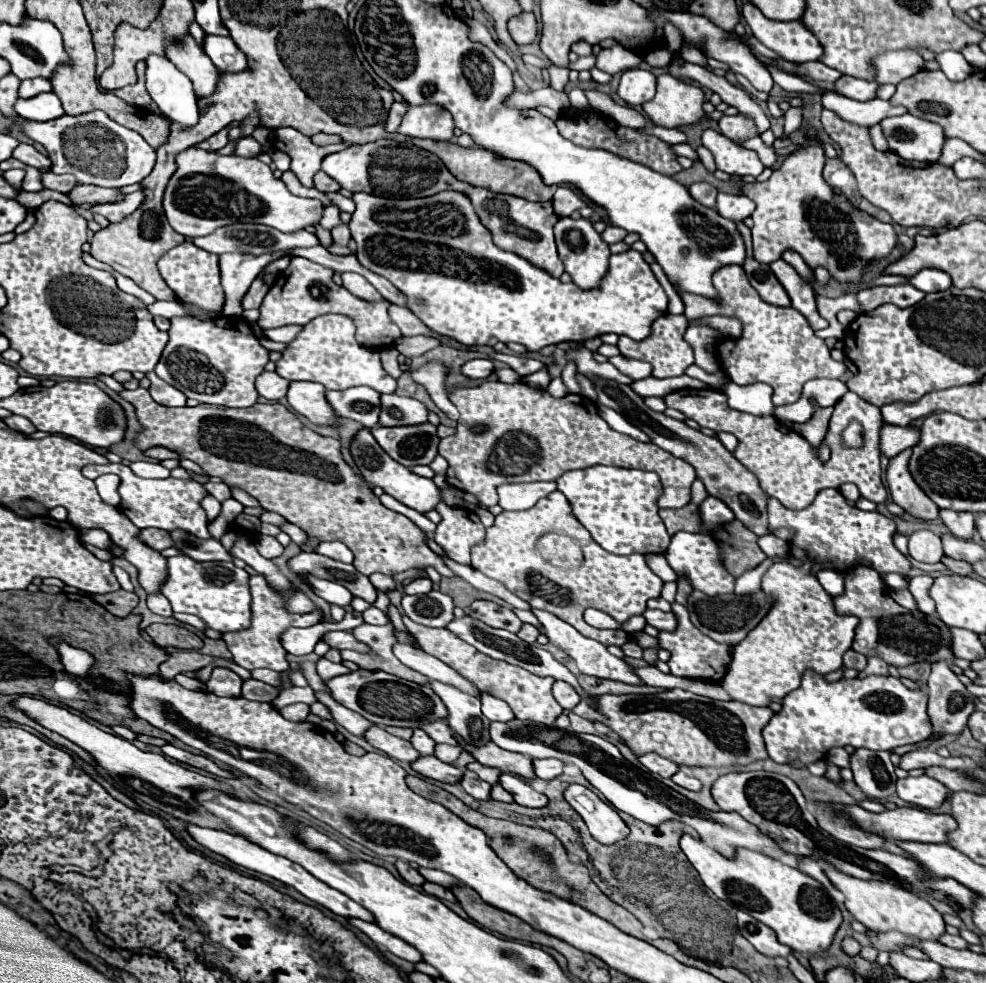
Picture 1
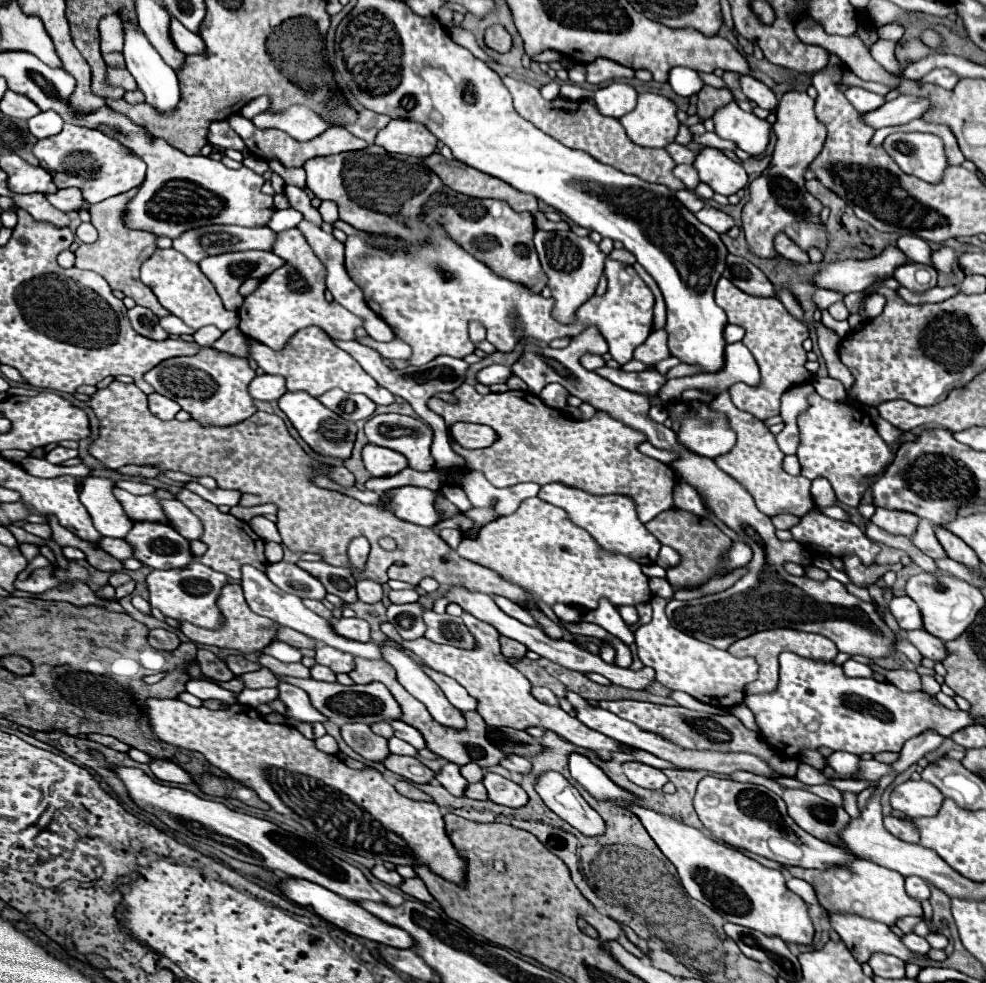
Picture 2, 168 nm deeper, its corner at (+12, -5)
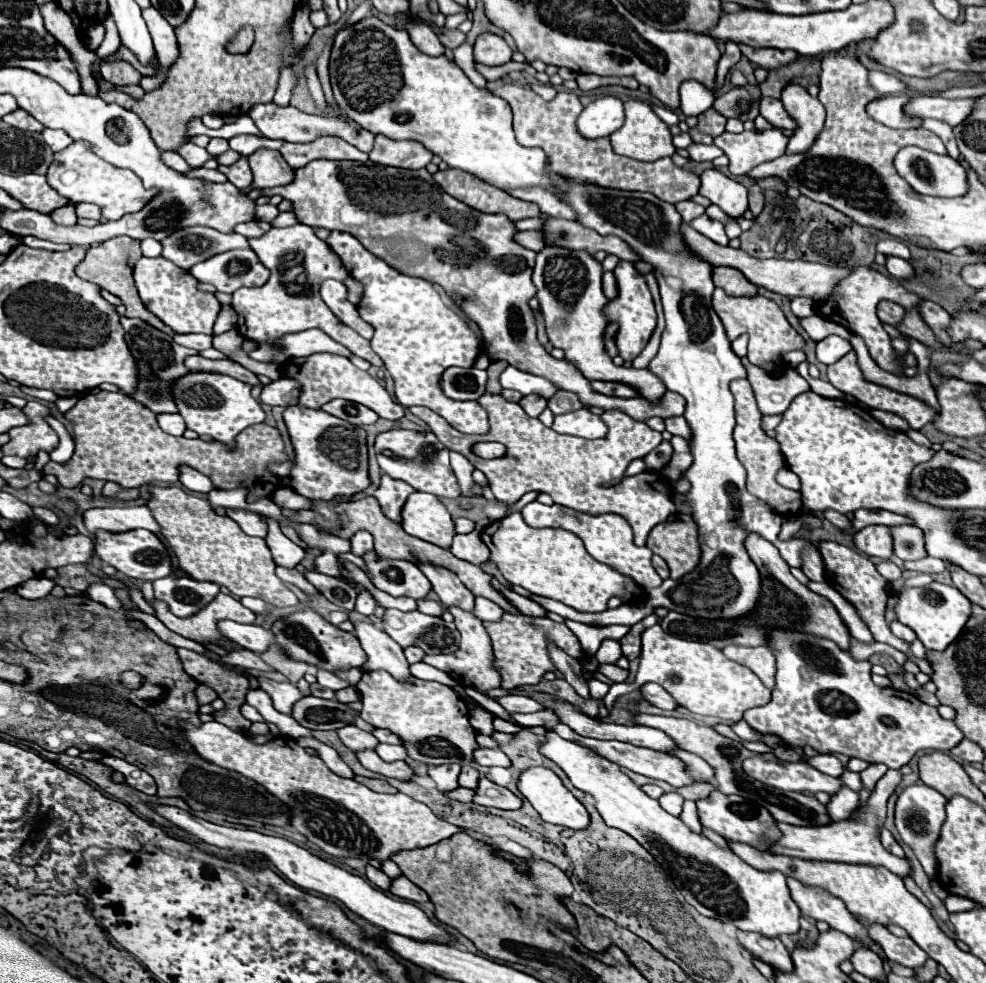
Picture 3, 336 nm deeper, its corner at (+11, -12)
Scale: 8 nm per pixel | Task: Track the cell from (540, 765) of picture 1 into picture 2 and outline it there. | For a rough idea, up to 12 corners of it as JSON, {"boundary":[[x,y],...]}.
{"boundary":[[509,755],[501,765],[509,771],[525,775],[531,771],[531,761]]}

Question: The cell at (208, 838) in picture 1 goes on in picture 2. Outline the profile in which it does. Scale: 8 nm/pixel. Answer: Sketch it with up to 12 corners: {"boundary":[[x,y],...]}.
{"boundary":[[283,877],[287,899],[327,923],[383,945],[407,949],[399,927],[305,879]]}

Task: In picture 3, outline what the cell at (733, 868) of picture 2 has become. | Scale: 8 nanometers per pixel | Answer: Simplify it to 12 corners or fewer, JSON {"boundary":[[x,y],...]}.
{"boundary":[[552,730],[540,754],[636,838],[702,916],[798,932],[784,874],[664,812],[620,766]]}

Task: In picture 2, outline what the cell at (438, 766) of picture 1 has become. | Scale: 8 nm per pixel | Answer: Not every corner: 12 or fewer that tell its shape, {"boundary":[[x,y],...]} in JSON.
{"boundary":[[389,755],[385,769],[413,781],[429,783],[435,773],[417,757]]}

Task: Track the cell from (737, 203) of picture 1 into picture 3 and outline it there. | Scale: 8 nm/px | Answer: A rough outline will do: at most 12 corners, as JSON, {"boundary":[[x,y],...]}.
{"boundary":[[706,214],[690,222],[716,244],[728,244],[724,226]]}

